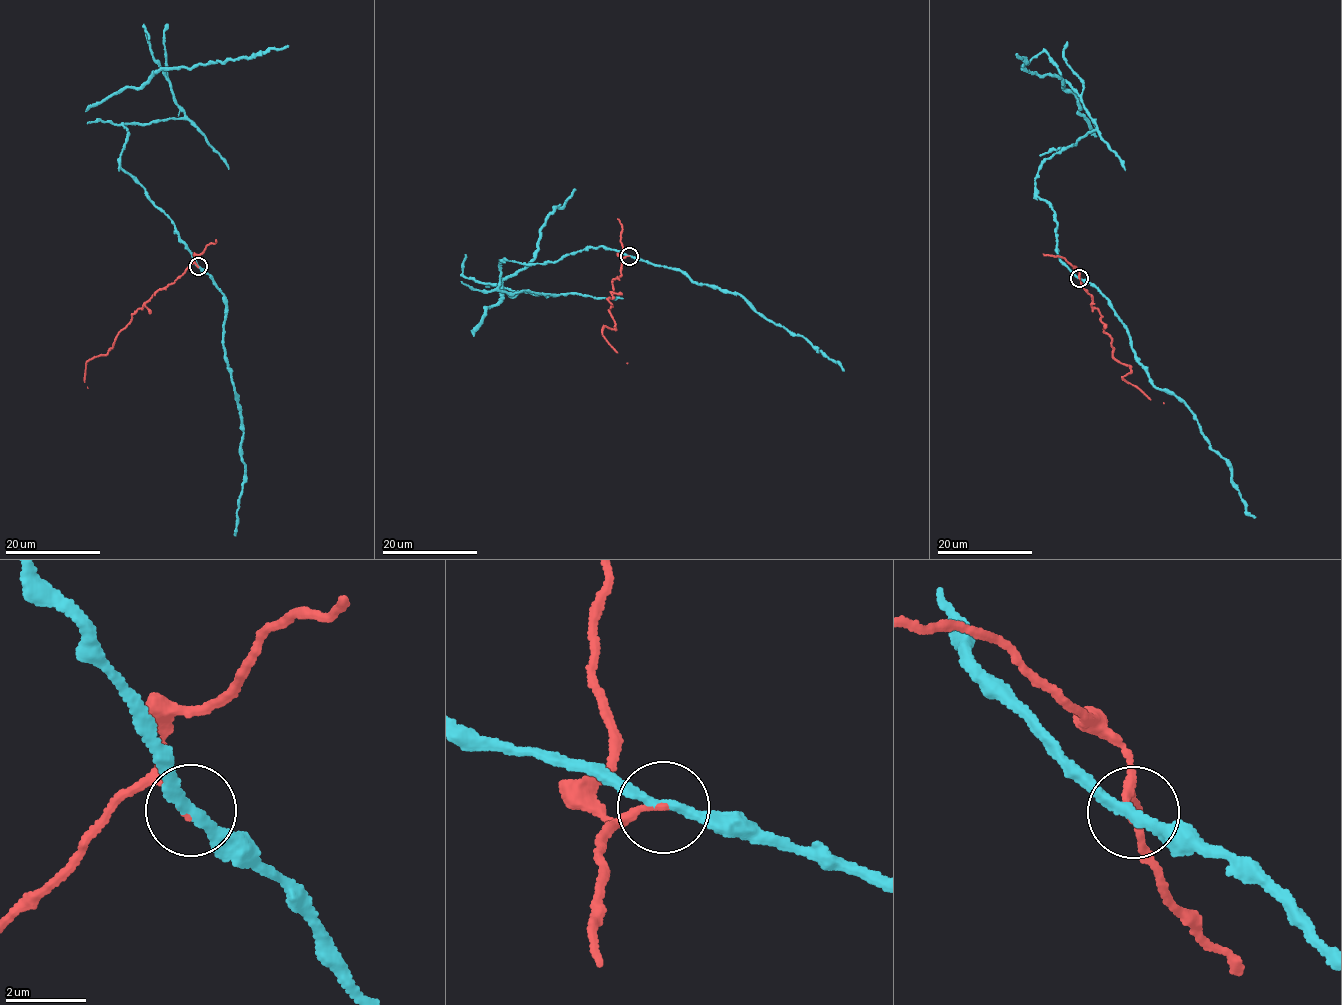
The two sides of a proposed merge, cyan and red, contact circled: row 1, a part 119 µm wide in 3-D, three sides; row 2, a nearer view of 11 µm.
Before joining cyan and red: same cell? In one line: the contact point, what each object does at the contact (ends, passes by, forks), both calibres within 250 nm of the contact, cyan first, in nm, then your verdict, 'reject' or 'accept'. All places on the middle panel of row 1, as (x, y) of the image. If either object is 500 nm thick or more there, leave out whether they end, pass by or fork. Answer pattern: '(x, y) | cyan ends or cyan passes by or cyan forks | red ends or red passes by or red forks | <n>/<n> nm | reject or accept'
(629, 256) | cyan passes by | red ends | 240/190 nm | reject

